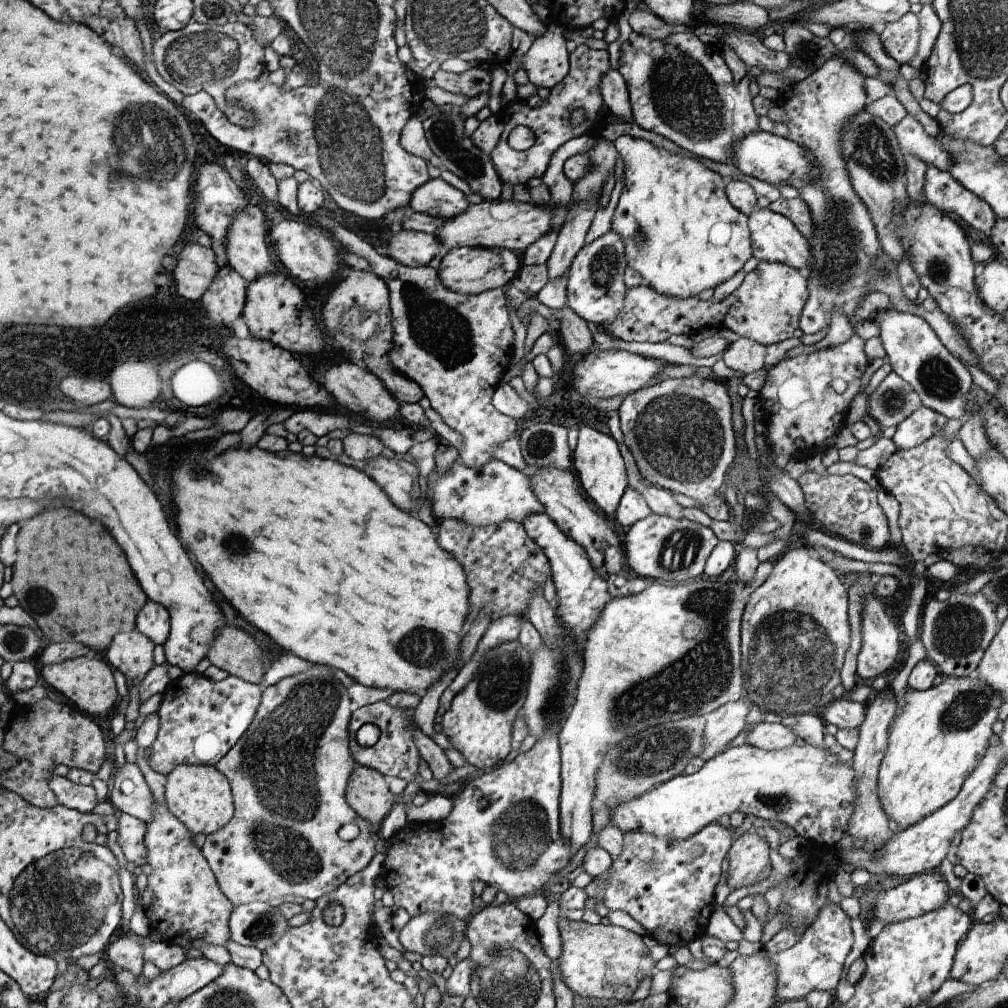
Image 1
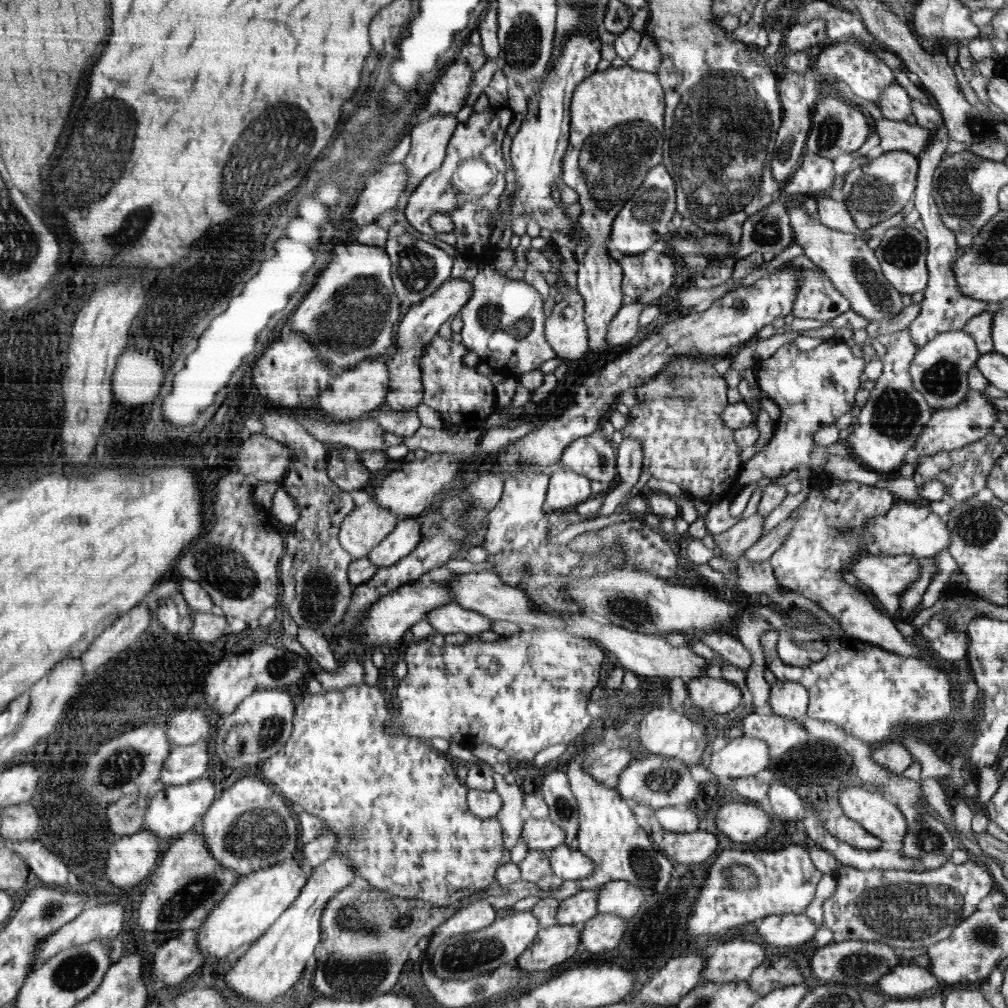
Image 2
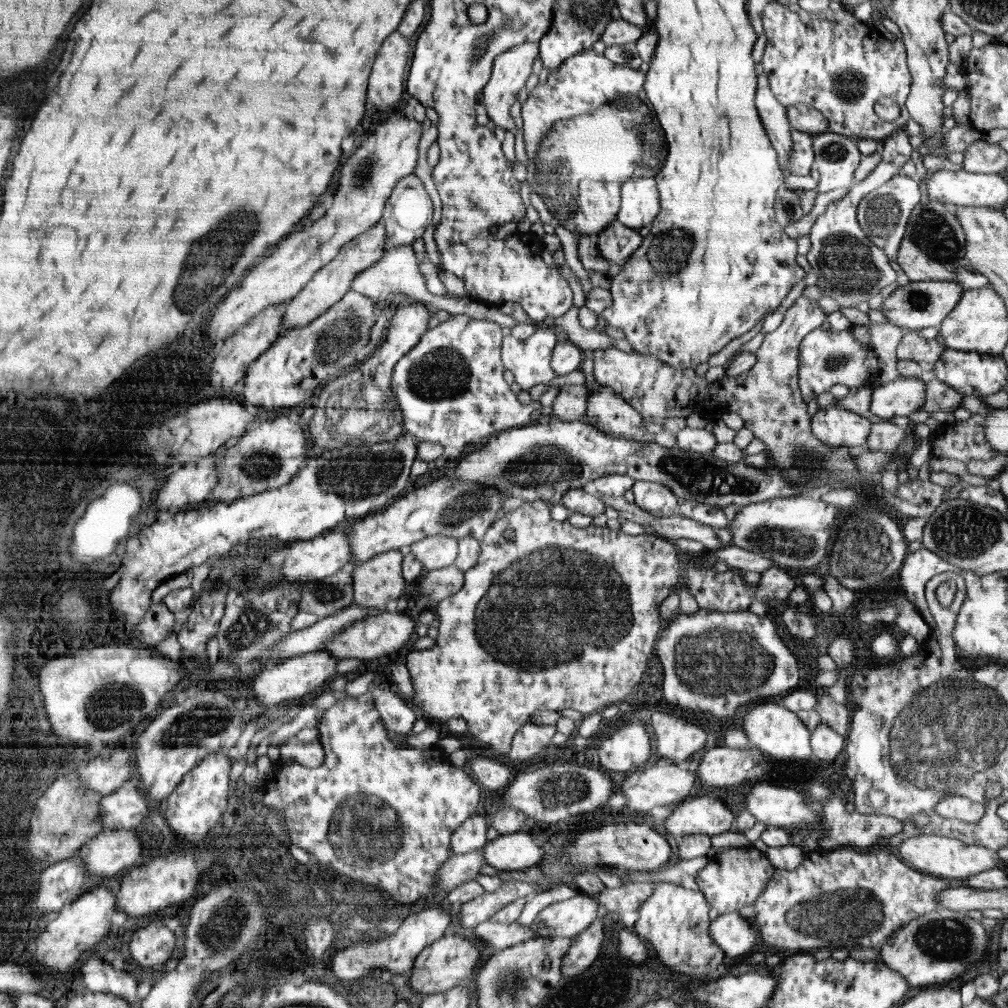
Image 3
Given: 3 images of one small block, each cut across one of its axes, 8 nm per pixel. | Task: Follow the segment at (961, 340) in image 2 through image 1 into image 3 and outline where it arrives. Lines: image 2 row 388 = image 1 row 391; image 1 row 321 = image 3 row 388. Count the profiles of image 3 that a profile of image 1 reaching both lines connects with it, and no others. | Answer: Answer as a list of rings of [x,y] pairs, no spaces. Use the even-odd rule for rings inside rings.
[[[899,376],[892,382],[880,384],[872,391],[870,412],[872,421],[910,416],[922,408],[926,383],[918,376]]]

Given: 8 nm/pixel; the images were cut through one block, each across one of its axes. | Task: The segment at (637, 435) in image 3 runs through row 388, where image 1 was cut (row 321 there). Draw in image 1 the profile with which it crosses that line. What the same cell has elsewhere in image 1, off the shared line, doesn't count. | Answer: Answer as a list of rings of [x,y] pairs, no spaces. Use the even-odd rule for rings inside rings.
[[[612,230],[584,245],[569,268],[567,306],[584,320],[594,322],[599,327],[616,321],[625,308],[625,297],[628,294],[623,279],[627,267],[624,256],[625,244]]]

